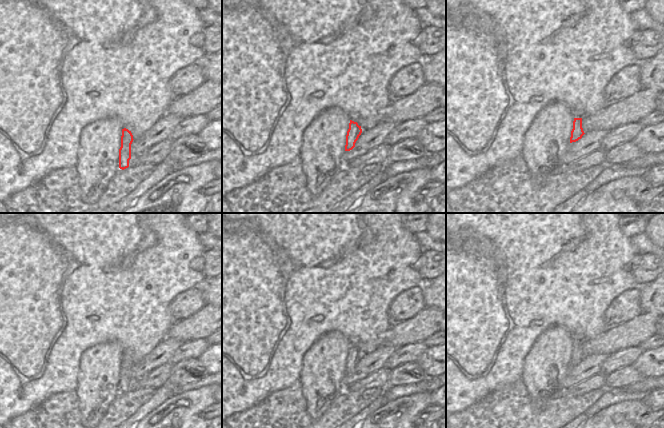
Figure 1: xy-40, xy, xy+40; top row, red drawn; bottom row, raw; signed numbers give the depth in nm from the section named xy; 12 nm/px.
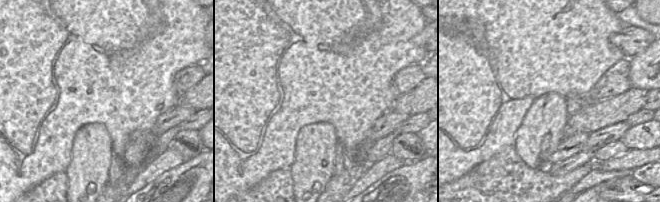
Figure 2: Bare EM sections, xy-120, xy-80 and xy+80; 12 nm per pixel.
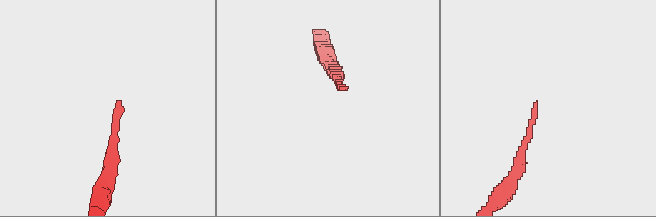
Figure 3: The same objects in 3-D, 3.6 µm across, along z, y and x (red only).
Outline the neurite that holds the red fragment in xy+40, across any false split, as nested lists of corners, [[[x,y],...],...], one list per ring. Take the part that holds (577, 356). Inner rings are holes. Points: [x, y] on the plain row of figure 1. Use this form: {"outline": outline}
{"outline": [[[575,334],[572,338],[574,345],[573,353],[571,355],[570,367],[578,365],[585,358],[582,352],[582,342],[585,340],[585,336],[583,334]]]}

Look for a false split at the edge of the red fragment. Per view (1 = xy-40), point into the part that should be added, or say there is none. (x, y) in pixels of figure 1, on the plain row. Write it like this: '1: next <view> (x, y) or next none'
1: next none

